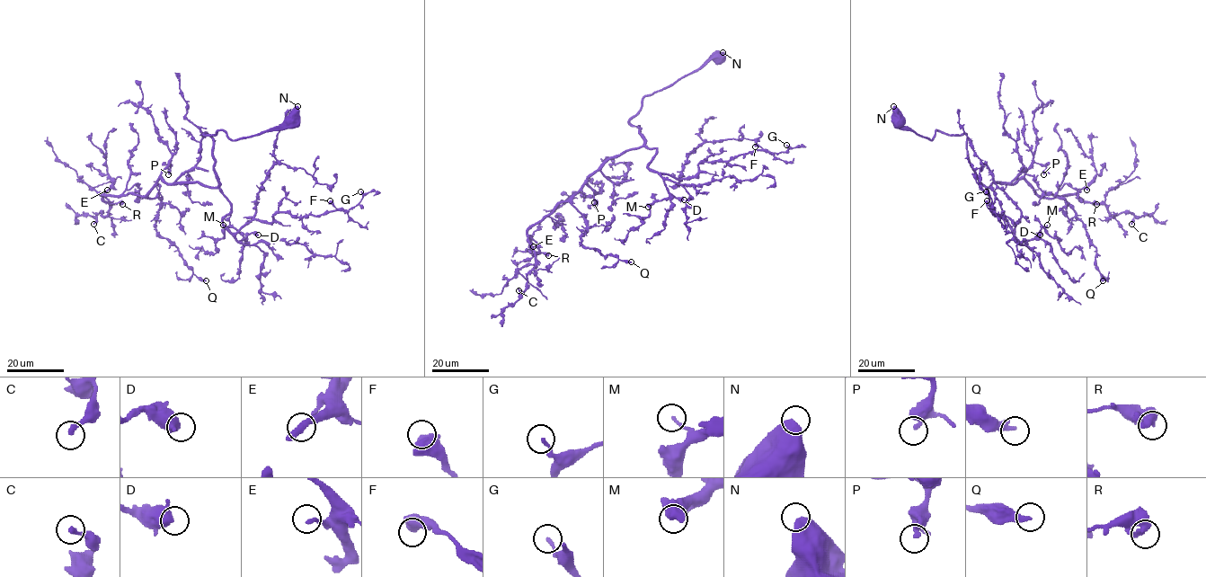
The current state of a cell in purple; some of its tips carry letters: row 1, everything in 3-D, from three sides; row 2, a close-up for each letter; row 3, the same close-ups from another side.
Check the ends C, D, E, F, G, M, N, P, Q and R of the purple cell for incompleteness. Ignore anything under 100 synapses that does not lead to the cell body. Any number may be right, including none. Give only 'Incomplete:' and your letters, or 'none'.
Incomplete: none

